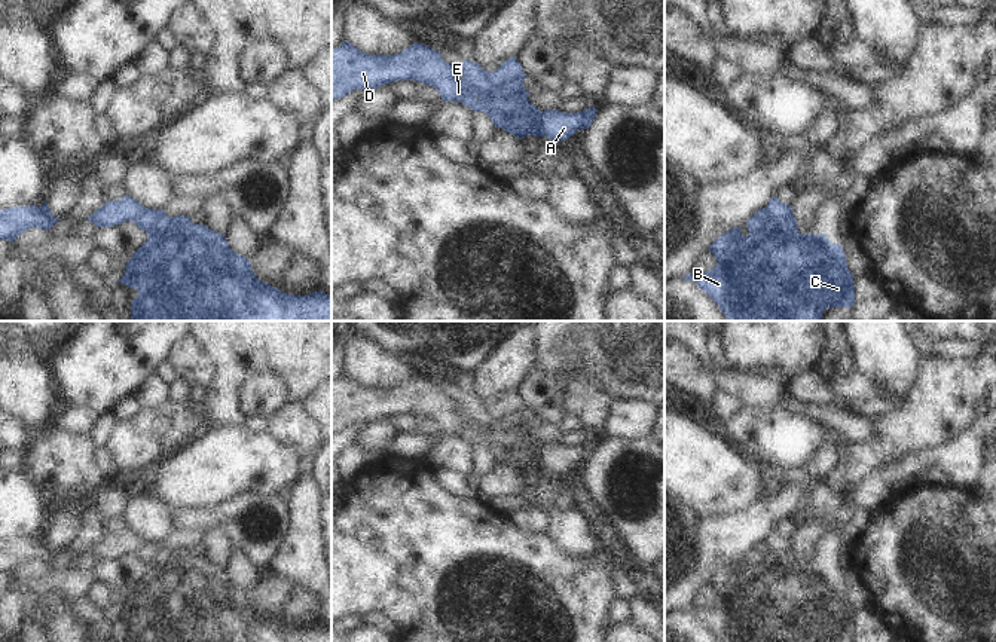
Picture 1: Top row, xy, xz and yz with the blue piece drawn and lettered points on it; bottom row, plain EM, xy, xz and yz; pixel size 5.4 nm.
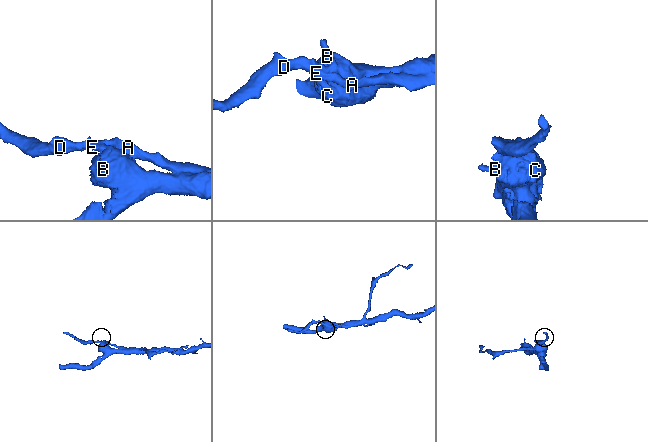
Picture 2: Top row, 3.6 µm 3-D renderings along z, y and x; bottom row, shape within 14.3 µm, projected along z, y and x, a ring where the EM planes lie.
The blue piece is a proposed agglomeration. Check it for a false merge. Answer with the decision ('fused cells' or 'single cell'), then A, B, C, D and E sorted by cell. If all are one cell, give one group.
fused cells | A D E / B C

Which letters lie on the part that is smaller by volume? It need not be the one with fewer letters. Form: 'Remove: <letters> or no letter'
Remove: A, D, E

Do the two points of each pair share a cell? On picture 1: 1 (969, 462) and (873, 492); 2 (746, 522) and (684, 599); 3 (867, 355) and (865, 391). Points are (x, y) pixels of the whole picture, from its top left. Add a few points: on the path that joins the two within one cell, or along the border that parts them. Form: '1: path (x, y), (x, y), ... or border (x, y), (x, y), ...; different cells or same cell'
1: path (946, 459), (922, 459), (897, 474); same cell
2: path (727, 541), (709, 559), (703, 572), (696, 580); same cell
3: border (854, 366), (877, 379), (885, 396); different cells

